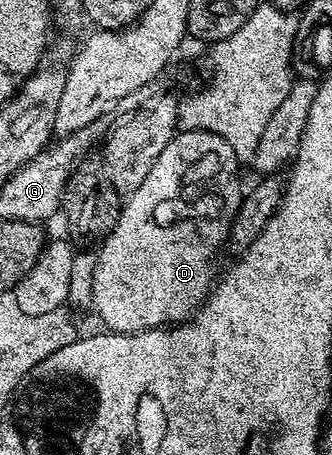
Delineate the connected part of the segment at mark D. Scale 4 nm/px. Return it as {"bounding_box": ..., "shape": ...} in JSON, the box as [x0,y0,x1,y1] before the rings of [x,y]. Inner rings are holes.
{"bounding_box":[91,129,241,333],"shape":[[[206,129],[176,132],[165,151],[157,155],[157,163],[153,163],[153,171],[149,171],[145,183],[122,202],[119,220],[112,227],[111,234],[102,238],[100,245],[103,246],[95,253],[93,271],[91,305],[110,332],[140,333],[170,326],[178,318],[175,317],[178,313],[186,314],[206,298],[213,285],[211,272],[215,265],[211,260],[222,247],[241,205],[235,193],[211,192],[234,171],[235,164],[236,155],[221,135],[208,133]]]}

